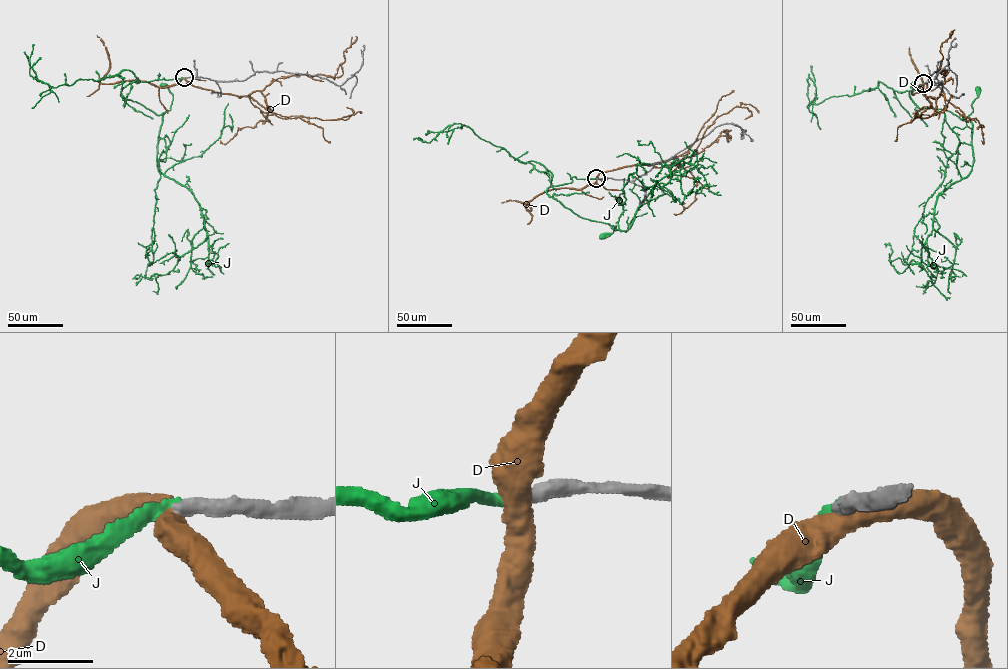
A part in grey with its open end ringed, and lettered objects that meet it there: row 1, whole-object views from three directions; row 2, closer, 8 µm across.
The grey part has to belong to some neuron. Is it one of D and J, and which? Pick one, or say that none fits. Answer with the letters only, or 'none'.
J

